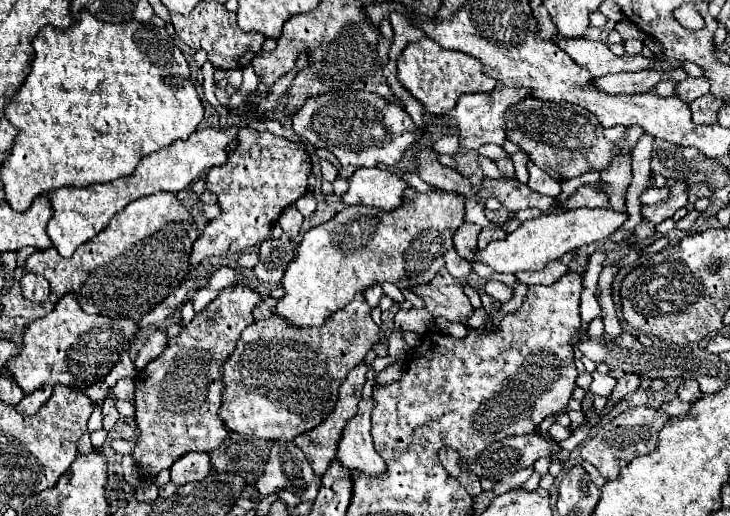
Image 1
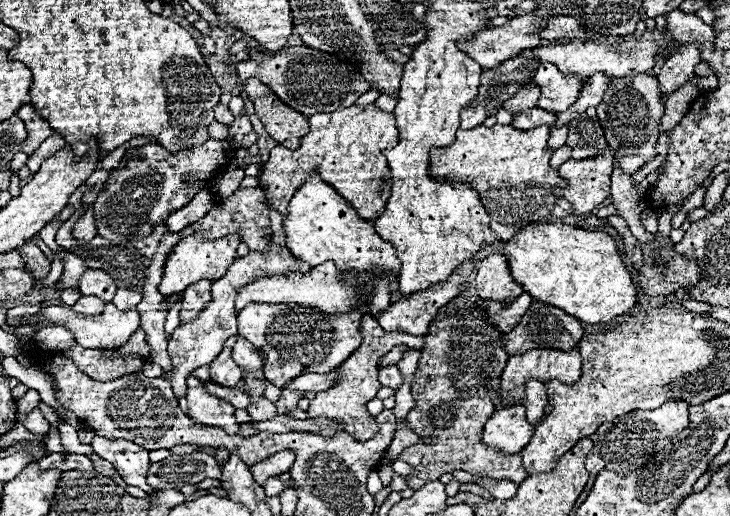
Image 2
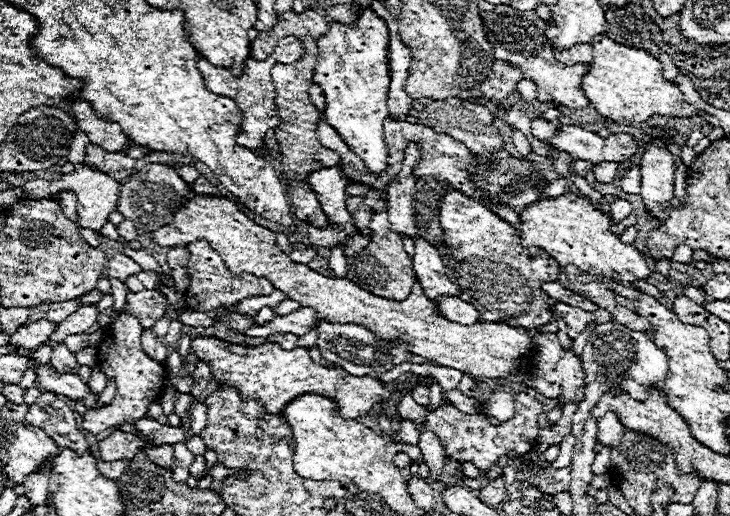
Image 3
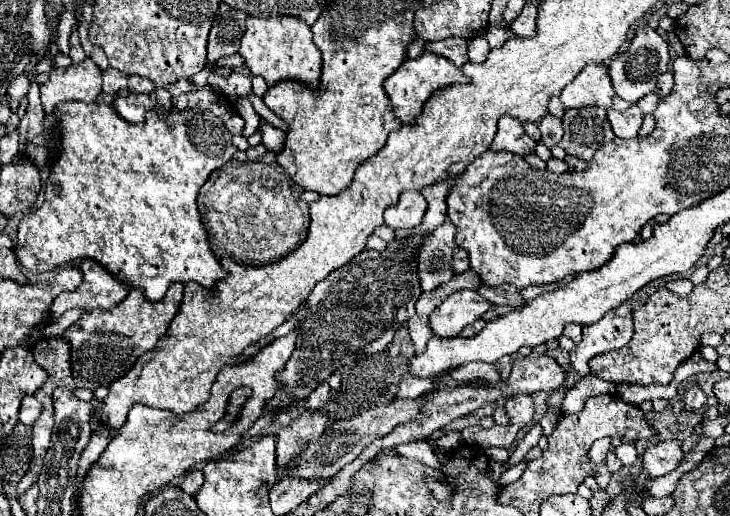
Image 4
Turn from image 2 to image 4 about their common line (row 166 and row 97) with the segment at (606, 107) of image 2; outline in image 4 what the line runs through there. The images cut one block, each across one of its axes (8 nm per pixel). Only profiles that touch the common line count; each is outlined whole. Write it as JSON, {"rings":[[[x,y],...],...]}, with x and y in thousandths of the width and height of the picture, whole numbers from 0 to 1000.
{"rings":[[[874,50],[860,97],[855,105],[847,105],[833,128],[833,147],[844,182],[863,202],[871,202],[877,190],[882,190],[899,171],[901,147],[915,136],[915,116],[915,81],[893,50]]]}

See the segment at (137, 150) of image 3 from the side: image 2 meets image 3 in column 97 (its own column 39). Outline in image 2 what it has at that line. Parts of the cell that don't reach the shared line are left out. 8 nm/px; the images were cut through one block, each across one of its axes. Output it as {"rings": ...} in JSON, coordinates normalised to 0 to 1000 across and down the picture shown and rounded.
{"rings":[[[44,202],[30,205],[30,213],[25,213],[22,221],[30,229],[30,236],[33,236],[33,244],[36,244],[36,256],[38,256],[38,271],[30,279],[30,295],[47,298],[47,291],[49,291],[74,252],[68,248],[68,240],[66,240],[60,229],[55,229],[55,221],[49,217],[49,209],[47,209]]]}

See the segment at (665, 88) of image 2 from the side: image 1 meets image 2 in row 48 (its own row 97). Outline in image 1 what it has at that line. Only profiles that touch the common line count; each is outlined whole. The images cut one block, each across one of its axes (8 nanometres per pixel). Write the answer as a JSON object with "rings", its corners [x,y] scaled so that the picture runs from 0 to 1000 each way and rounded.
{"rings":[[[959,147],[959,151],[940,151],[937,159],[932,159],[926,167],[926,186],[932,194],[942,198],[942,202],[951,198],[953,190],[970,182],[970,178],[973,178],[973,159],[964,147]]]}

